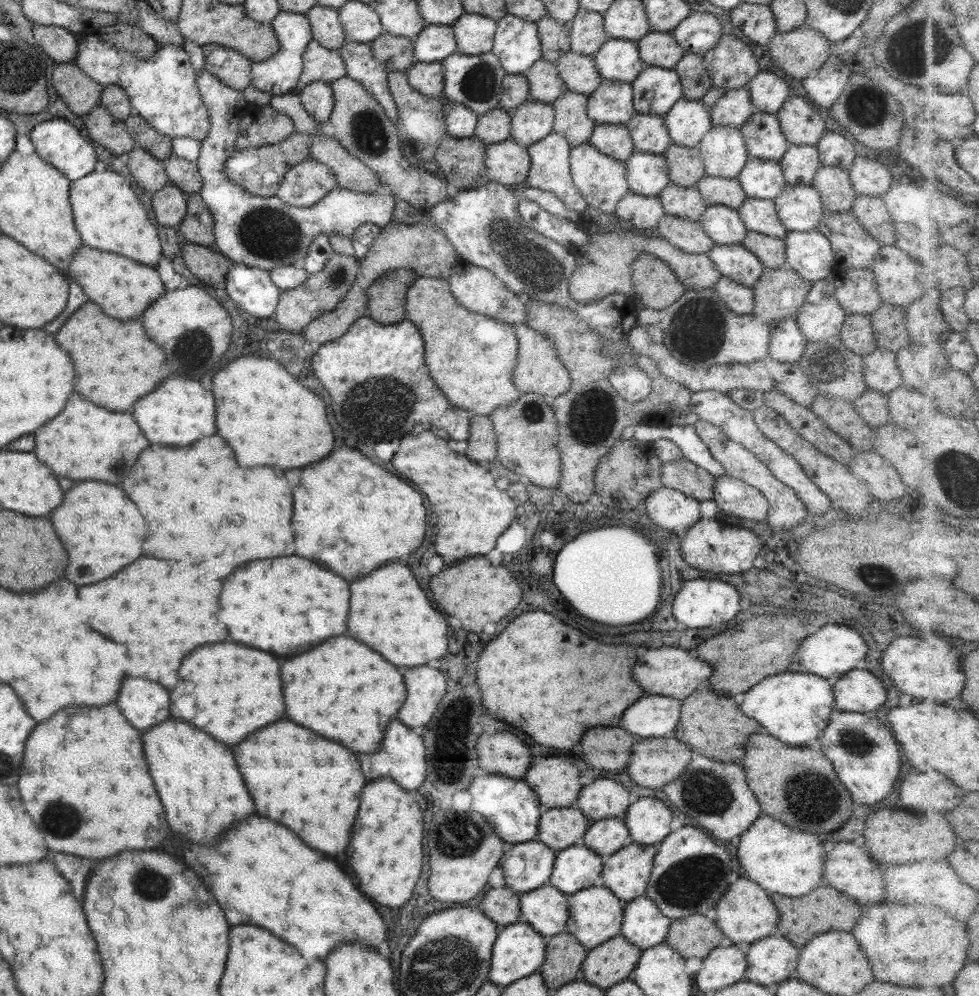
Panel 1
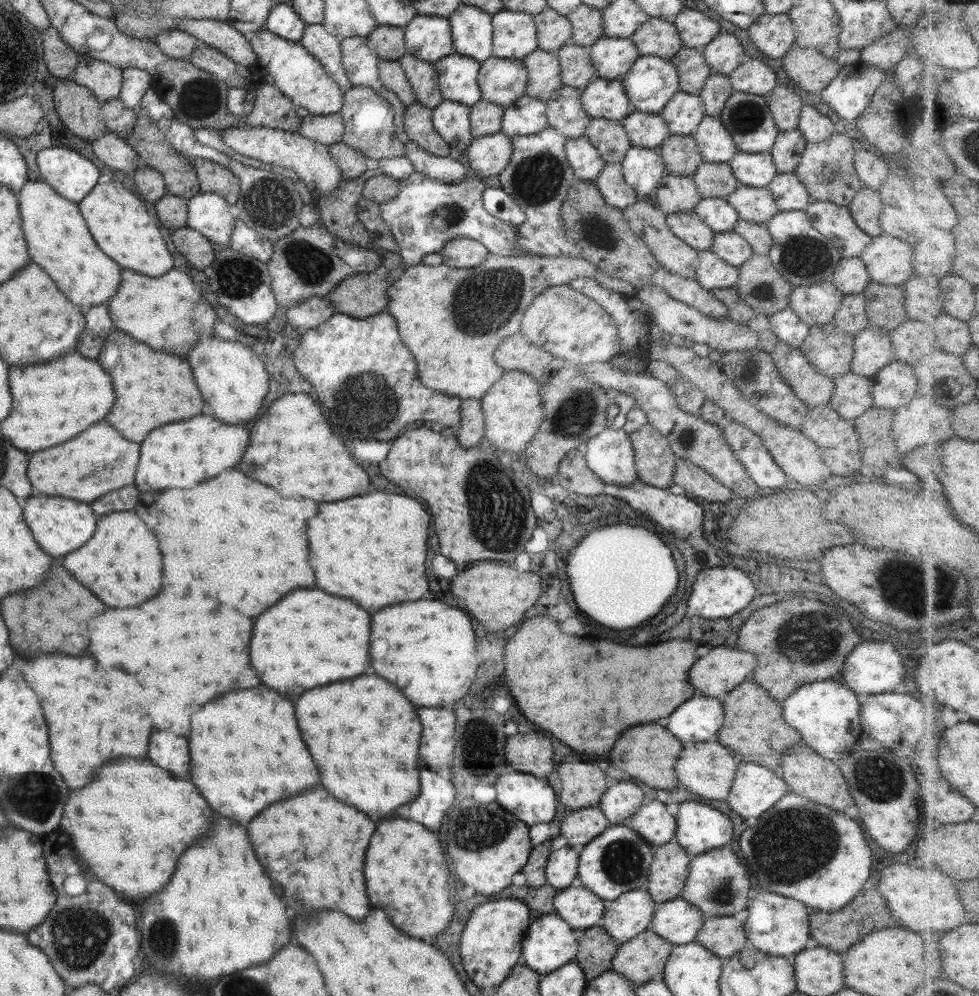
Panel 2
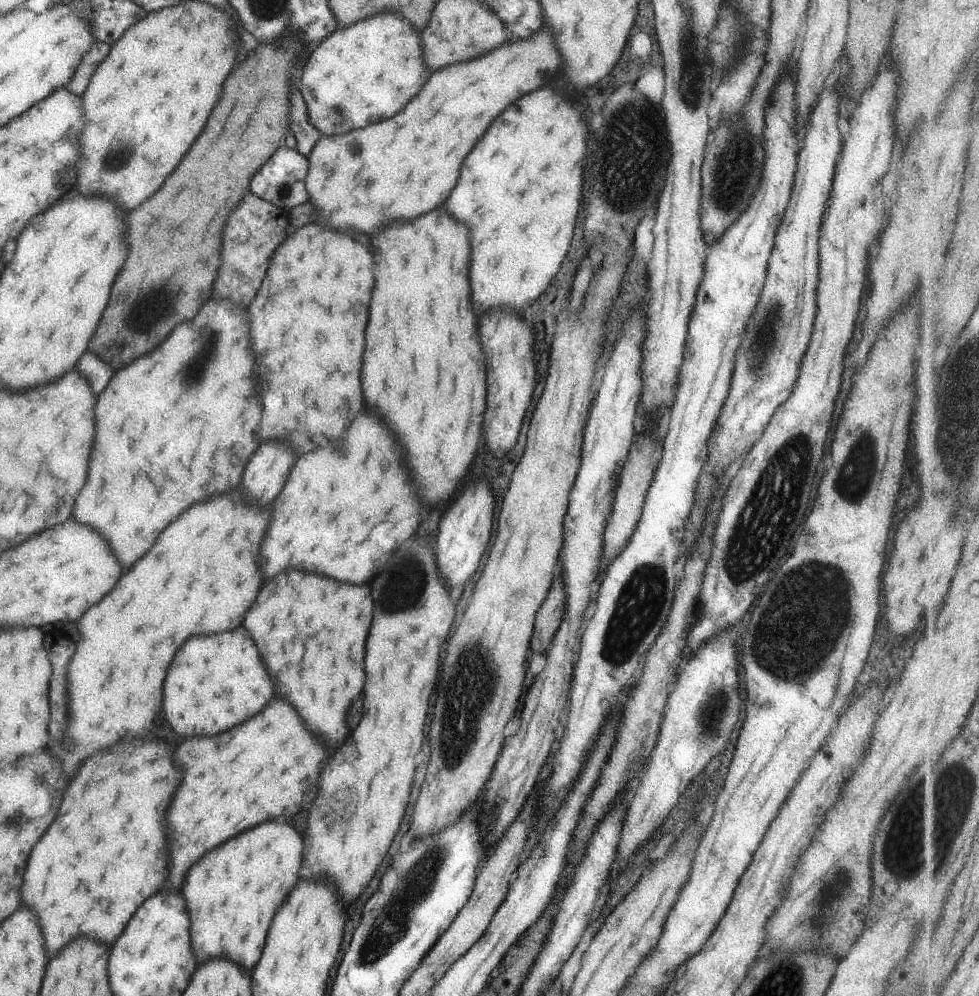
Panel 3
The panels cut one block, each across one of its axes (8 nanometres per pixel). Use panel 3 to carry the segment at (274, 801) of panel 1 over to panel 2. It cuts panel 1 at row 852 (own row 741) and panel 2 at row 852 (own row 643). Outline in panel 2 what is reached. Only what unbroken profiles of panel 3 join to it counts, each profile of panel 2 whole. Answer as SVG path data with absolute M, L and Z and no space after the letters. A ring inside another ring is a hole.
M321 786L295 798L271 804L247 824L251 848L271 880L281 884L287 908L301 914L337 910L353 920L369 912L363 884L363 854L375 824L357 810L343 806Z

